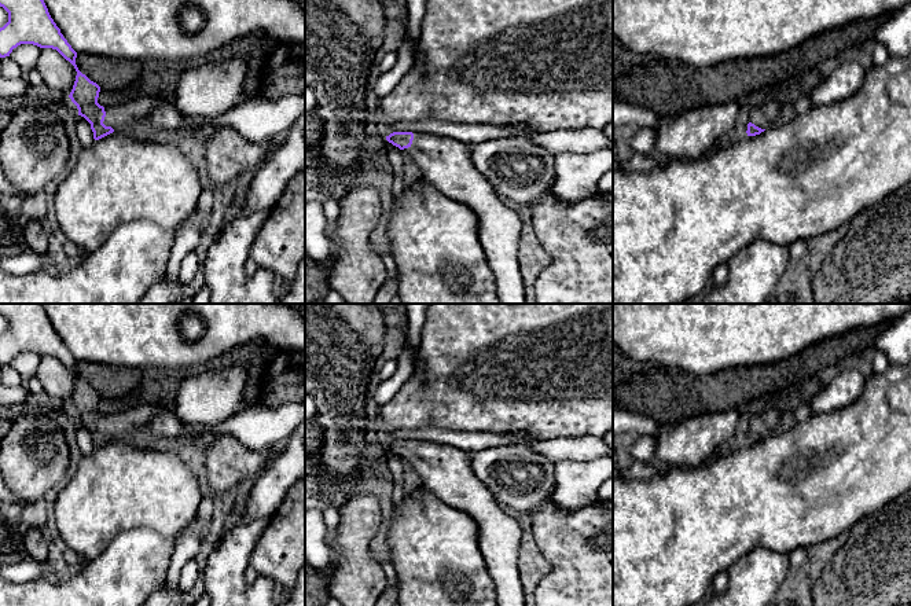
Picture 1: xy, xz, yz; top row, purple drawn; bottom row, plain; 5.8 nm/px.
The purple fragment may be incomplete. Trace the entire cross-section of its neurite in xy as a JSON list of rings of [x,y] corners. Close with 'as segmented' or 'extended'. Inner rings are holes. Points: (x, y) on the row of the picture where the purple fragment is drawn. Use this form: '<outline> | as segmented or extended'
[[[0,0],[0,7],[8,12],[8,22],[0,27],[0,58],[10,56],[21,44],[56,49],[77,71],[69,98],[77,106],[78,115],[91,124],[95,140],[117,131],[144,128],[143,121],[155,107],[158,98],[139,96],[118,106],[100,106],[100,87],[78,70],[77,52],[51,18],[44,0]]] | extended

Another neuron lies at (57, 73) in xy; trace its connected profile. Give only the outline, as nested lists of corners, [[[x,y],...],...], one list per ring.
[[[41,48],[34,69],[49,89],[70,95],[77,71],[56,49]]]

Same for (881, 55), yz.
[[[877,44],[873,52],[873,65],[884,66],[890,58],[888,48],[882,44]]]

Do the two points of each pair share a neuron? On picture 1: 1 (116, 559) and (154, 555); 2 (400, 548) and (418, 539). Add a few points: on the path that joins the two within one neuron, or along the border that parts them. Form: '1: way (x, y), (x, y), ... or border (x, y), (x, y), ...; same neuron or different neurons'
1: way (125, 559), (139, 559), (144, 555); same neuron
2: way (404, 547), (414, 543); same neuron

